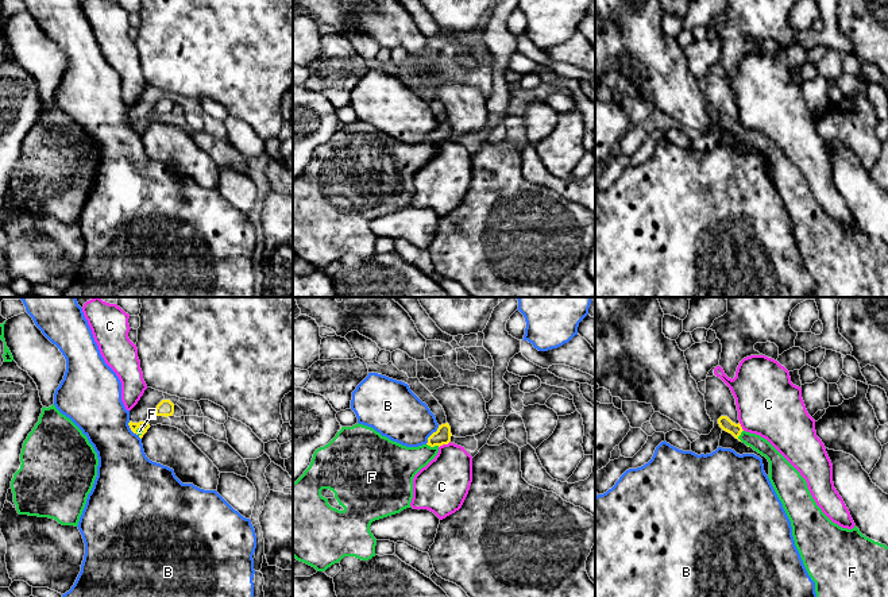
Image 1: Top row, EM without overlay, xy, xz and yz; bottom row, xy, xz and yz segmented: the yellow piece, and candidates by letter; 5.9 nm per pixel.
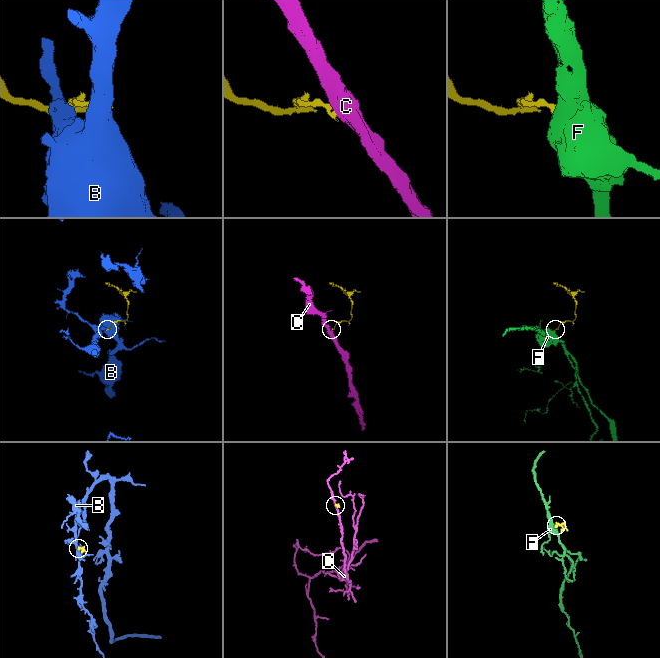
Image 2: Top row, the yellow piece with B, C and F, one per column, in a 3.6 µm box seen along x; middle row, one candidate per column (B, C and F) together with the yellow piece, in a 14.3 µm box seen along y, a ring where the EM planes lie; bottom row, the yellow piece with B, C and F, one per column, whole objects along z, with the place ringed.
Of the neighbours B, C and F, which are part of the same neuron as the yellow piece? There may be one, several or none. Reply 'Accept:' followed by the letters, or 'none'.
Accept: F

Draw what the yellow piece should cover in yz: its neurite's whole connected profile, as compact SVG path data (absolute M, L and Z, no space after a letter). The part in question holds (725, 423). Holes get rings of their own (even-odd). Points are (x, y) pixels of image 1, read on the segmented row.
M721 416L718 424L768 459L768 478L791 521L795 546L815 582L816 597L888 597L888 547L866 538L856 525L848 529L833 523L816 505L806 479L767 439L744 431L727 416Z

